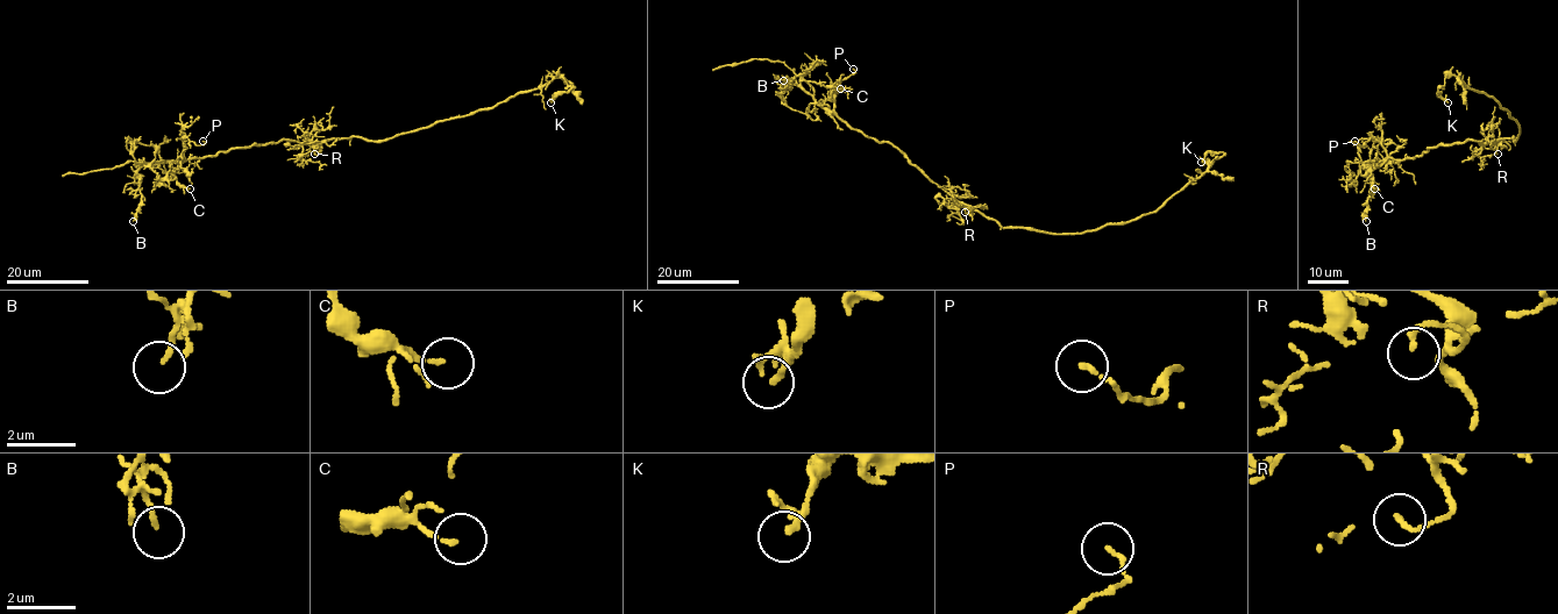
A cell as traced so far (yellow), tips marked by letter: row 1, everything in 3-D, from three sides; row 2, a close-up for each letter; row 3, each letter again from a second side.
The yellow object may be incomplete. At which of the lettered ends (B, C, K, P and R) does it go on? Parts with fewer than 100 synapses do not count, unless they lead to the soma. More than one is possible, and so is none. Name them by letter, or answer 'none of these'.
none of these

